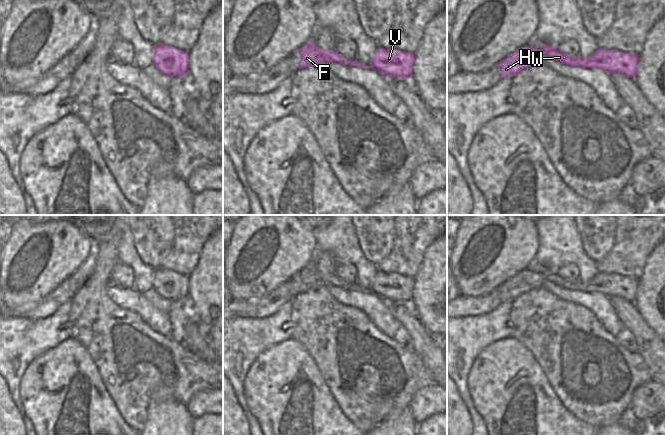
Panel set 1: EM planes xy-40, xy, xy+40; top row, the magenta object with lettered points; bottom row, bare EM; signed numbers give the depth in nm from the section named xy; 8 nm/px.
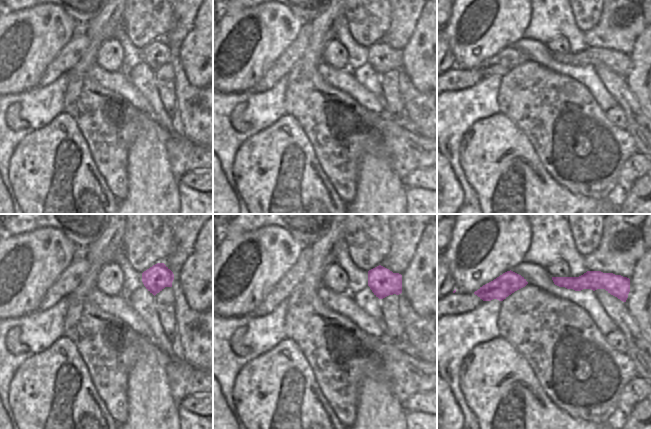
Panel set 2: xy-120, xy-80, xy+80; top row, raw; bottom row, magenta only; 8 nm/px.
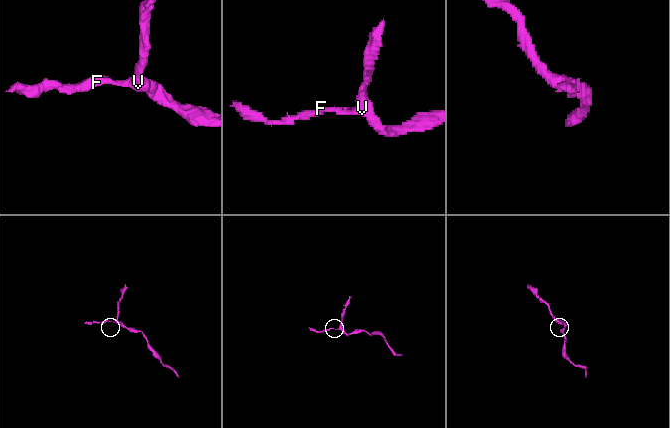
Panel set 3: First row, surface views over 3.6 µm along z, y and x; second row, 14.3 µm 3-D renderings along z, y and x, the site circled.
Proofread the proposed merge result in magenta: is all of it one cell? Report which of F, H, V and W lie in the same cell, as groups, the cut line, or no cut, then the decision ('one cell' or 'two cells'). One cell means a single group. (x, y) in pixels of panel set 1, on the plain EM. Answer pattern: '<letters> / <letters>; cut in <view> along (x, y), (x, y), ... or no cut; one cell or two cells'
F H V W; no cut; one cell

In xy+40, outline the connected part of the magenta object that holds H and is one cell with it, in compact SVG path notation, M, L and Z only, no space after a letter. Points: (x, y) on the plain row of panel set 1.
M523 270L495 288L499 292L501 302L515 300L521 294L542 288L545 282L569 290L581 292L599 292L609 298L619 296L629 302L634 302L638 291L638 280L619 274L598 272L591 280L569 280L556 273L556 270Z

